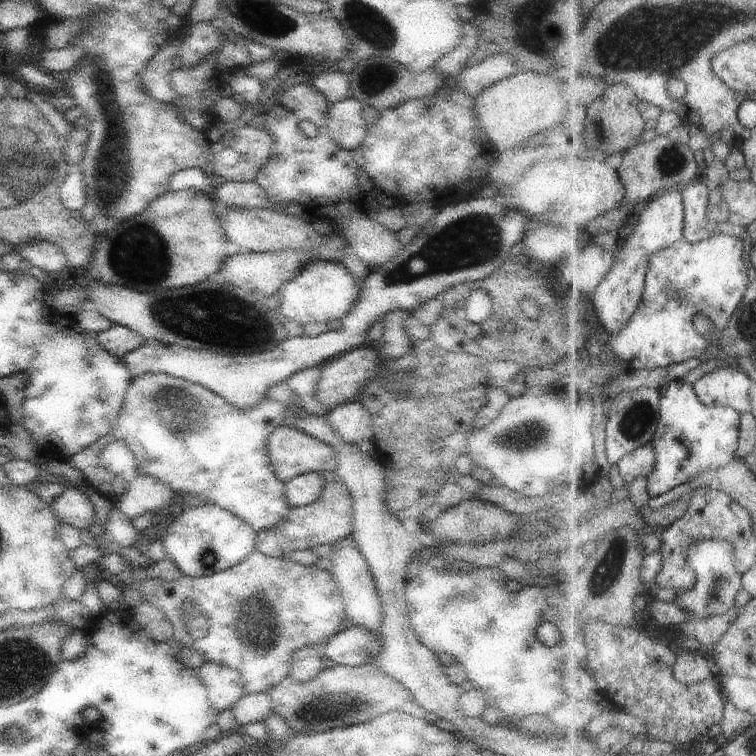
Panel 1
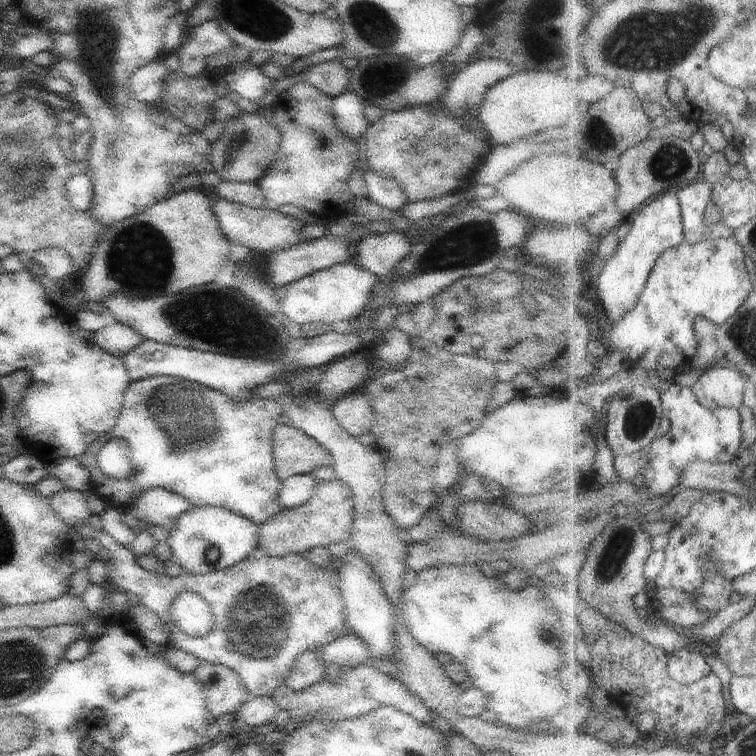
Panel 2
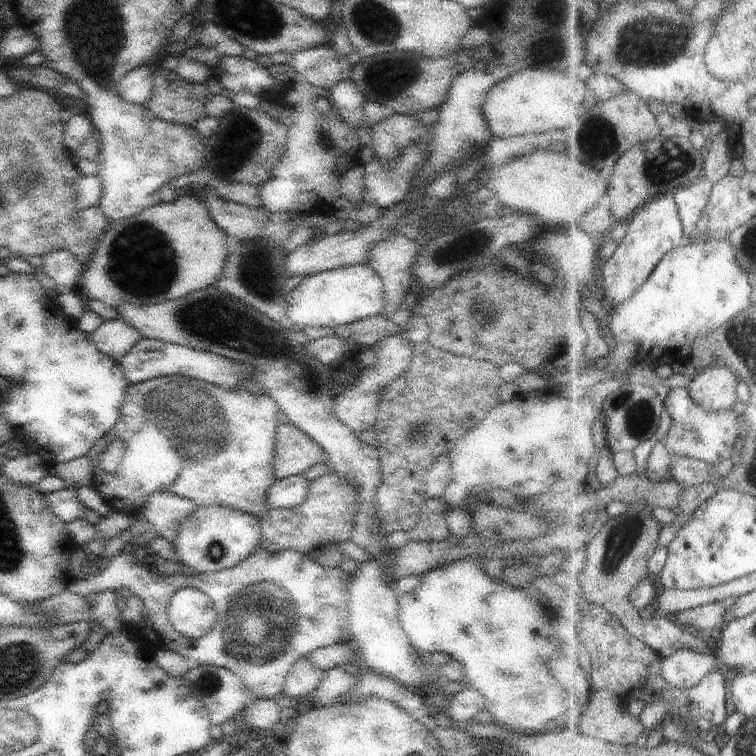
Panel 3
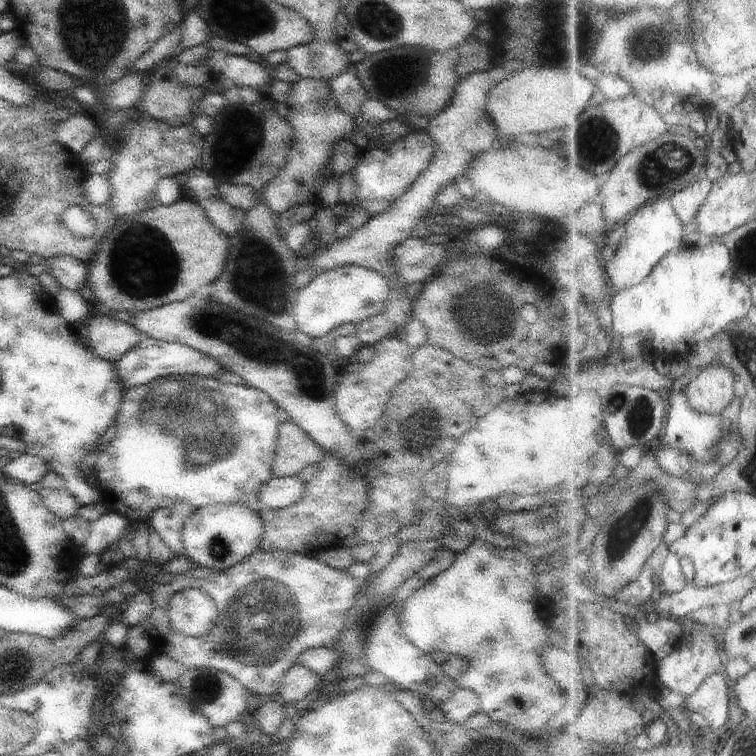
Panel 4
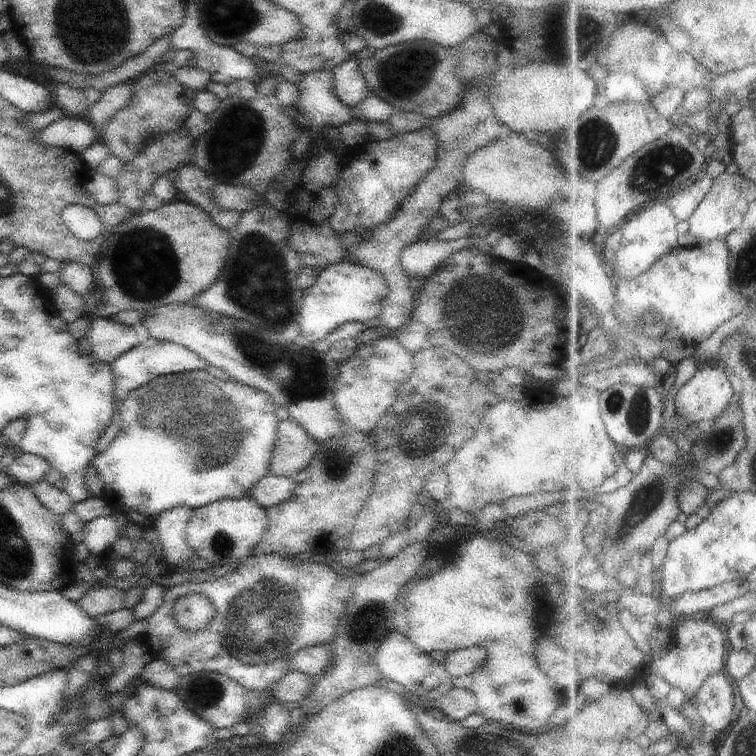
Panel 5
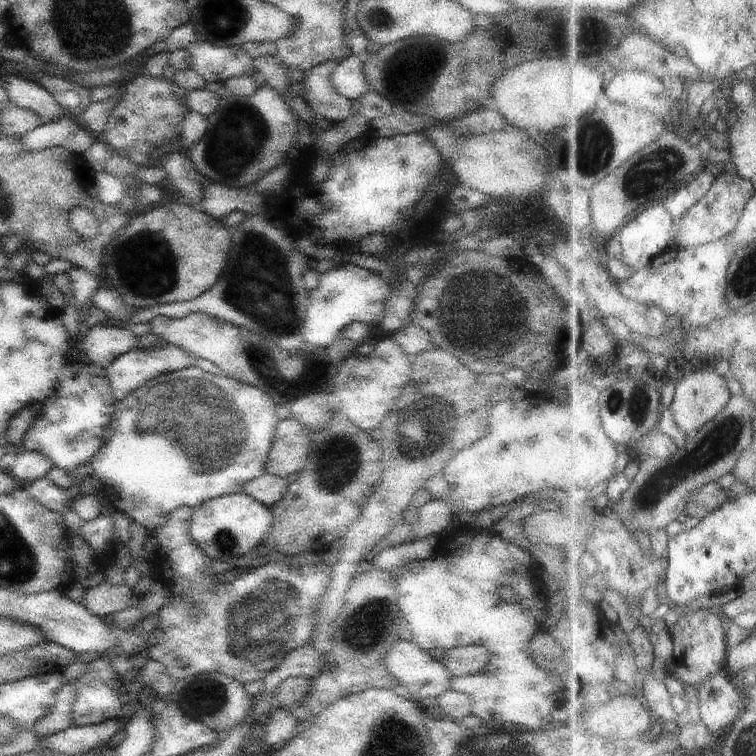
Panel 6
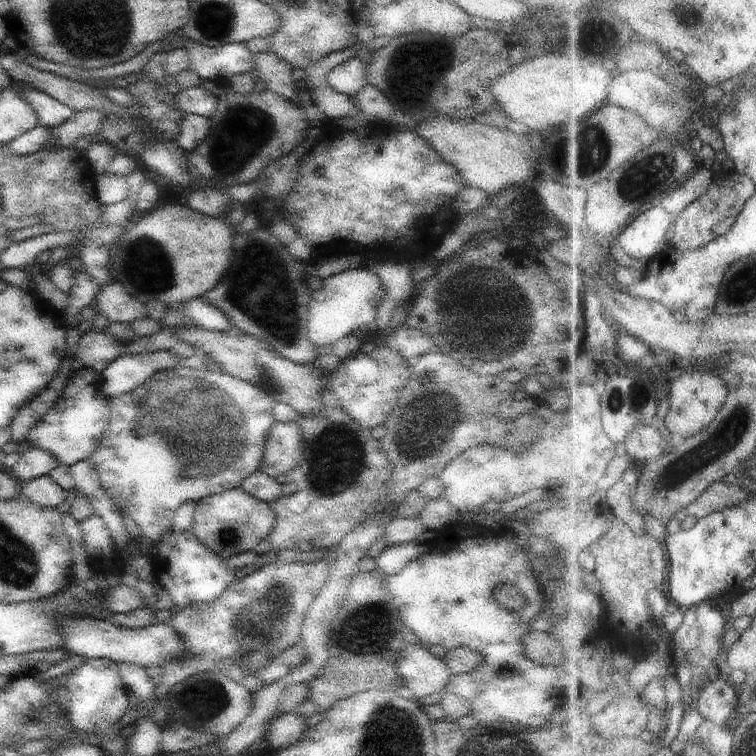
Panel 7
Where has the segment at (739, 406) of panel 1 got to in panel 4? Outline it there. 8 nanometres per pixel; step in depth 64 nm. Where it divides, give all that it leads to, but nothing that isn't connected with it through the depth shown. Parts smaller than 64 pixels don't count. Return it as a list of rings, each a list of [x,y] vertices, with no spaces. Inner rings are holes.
[[[709,365],[695,371],[693,378],[683,388],[683,394],[685,394],[685,398],[693,410],[697,410],[701,414],[721,414],[735,399],[733,382],[736,378],[736,374],[726,365]]]

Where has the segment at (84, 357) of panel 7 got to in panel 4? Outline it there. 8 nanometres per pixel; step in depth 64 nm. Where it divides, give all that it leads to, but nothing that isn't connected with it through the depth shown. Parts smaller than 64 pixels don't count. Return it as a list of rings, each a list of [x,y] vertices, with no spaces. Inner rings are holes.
[[[98,314],[93,315],[93,322],[87,332],[86,337],[89,338],[92,351],[112,363],[117,362],[123,354],[142,340],[140,332],[135,330],[130,322]]]

